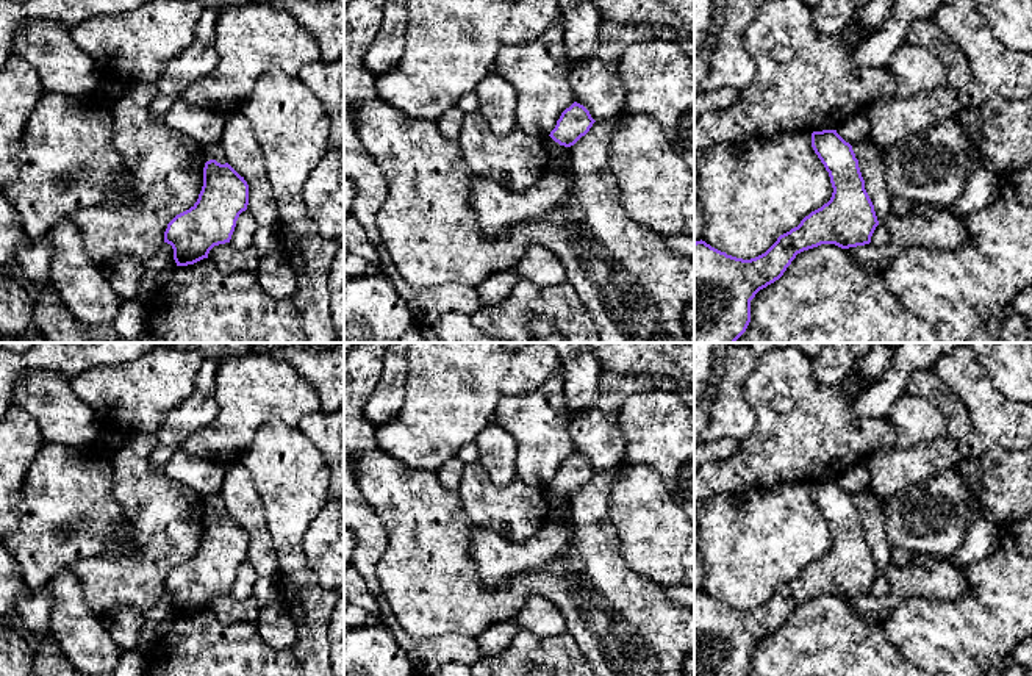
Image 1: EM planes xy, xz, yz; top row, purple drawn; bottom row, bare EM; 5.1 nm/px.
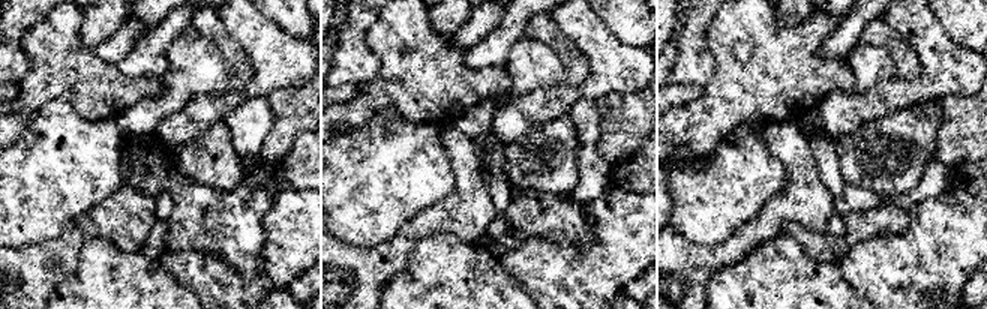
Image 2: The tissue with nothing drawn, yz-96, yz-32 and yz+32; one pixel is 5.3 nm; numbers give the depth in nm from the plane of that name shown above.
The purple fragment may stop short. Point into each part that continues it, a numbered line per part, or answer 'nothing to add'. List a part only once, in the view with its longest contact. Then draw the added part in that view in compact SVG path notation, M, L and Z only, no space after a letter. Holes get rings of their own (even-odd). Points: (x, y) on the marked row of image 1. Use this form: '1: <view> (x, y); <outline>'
nothing to add

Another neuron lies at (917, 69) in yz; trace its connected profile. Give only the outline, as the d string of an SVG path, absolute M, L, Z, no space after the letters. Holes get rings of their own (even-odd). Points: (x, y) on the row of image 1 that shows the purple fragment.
M907 41L893 53L888 69L896 80L896 99L912 99L948 84L946 69L938 56Z

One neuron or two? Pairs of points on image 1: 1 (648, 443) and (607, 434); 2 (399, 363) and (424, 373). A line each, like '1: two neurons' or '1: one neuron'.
1: two neurons
2: two neurons

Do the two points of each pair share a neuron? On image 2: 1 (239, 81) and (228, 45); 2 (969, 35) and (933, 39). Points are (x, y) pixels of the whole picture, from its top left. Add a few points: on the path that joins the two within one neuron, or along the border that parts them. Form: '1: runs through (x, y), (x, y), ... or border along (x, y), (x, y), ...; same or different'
1: runs through (239, 72), (234, 54); same
2: border along (935, 15), (944, 32), (957, 45), (971, 51); different

